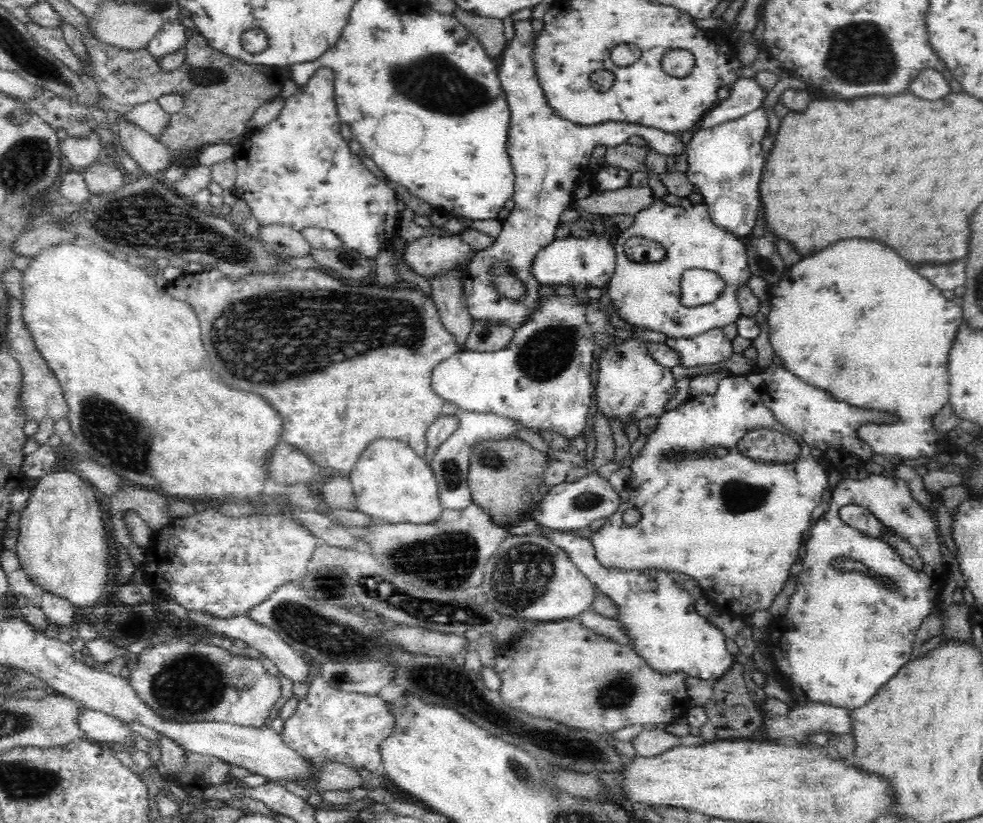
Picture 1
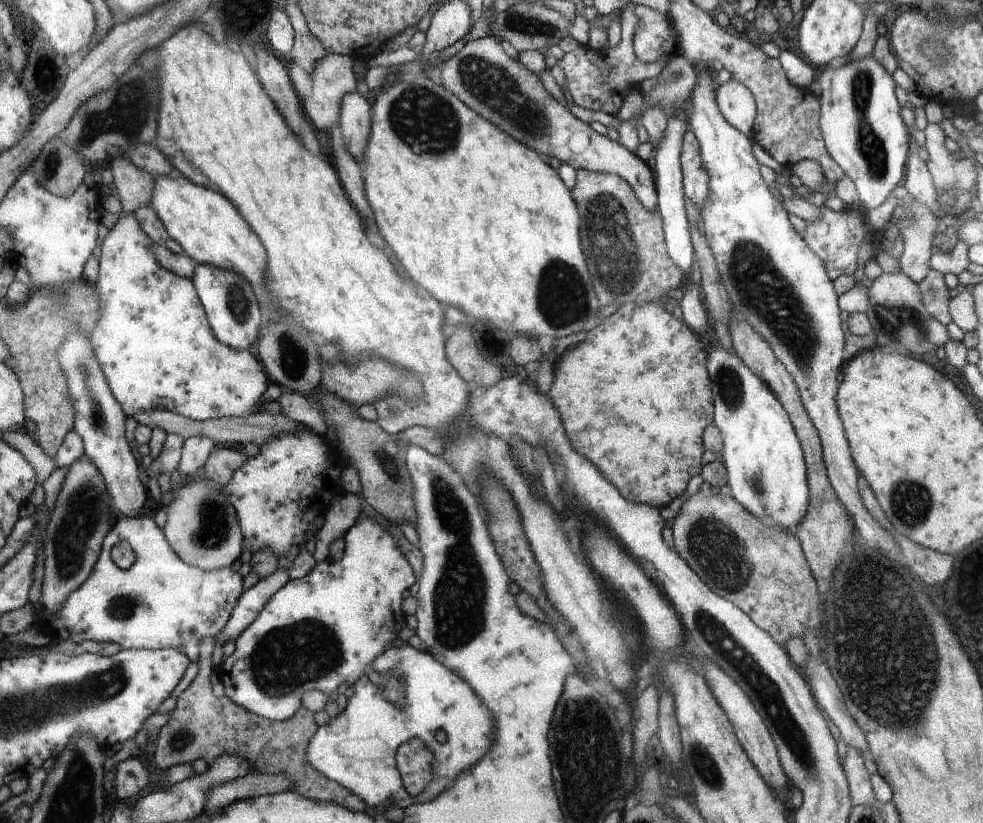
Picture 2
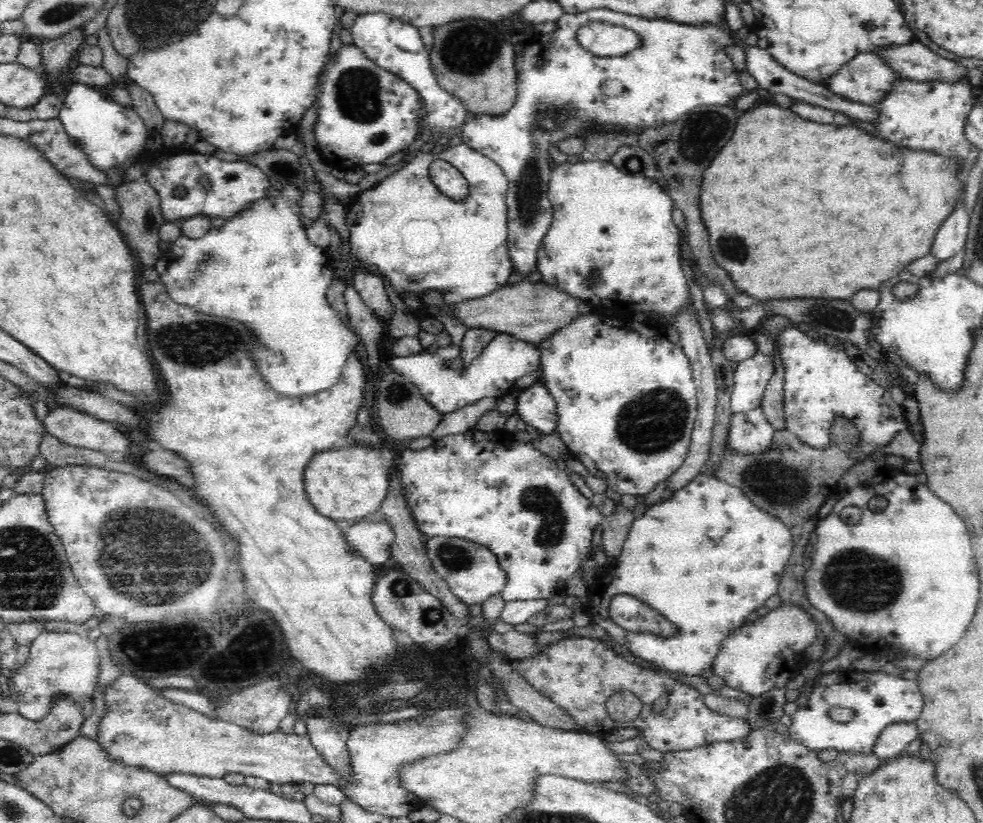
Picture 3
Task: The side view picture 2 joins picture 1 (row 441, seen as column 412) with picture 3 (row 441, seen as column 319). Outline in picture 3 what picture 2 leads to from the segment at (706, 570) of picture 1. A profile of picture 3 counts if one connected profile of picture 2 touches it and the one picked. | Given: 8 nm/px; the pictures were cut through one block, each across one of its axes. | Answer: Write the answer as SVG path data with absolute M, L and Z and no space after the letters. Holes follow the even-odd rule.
M760 406L732 415L726 444L730 451L760 456L772 448L775 432Z

